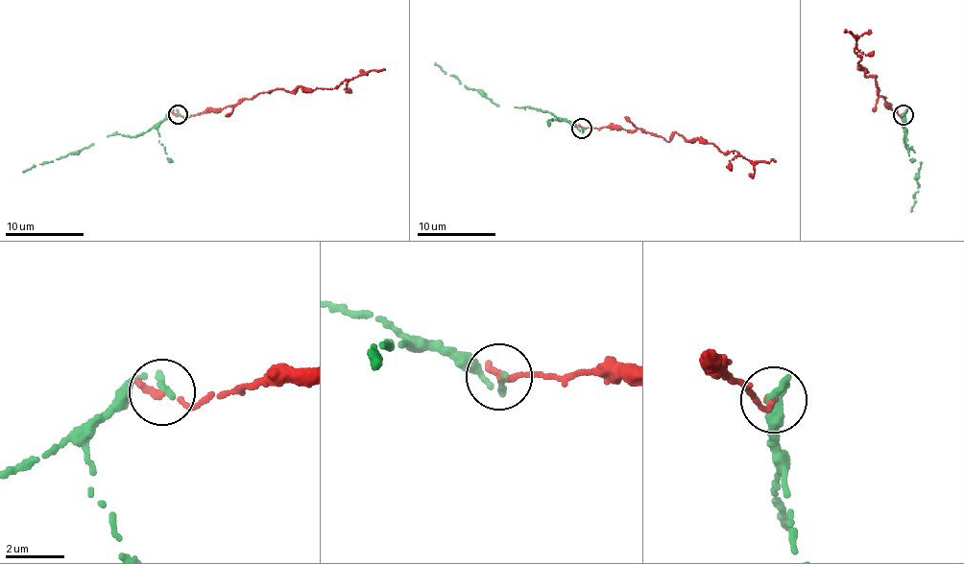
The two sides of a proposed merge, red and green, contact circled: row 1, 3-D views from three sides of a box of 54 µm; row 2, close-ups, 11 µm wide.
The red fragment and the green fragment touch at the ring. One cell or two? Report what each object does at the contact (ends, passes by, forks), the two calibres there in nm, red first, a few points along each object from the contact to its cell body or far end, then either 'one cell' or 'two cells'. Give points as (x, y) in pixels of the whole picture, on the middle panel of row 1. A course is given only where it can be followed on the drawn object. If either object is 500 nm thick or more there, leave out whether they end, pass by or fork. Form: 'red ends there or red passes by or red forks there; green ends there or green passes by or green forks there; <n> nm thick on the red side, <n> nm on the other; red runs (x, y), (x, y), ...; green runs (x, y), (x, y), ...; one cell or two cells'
red ends there; green ends there; 300 nm thick on the red side, 280 nm on the other; red runs (582, 128), (617, 125), (667, 141), (678, 133), (755, 162), (776, 161); green runs (582, 128), (579, 131), (569, 123), (540, 108), (497, 106), (434, 63); one cell

